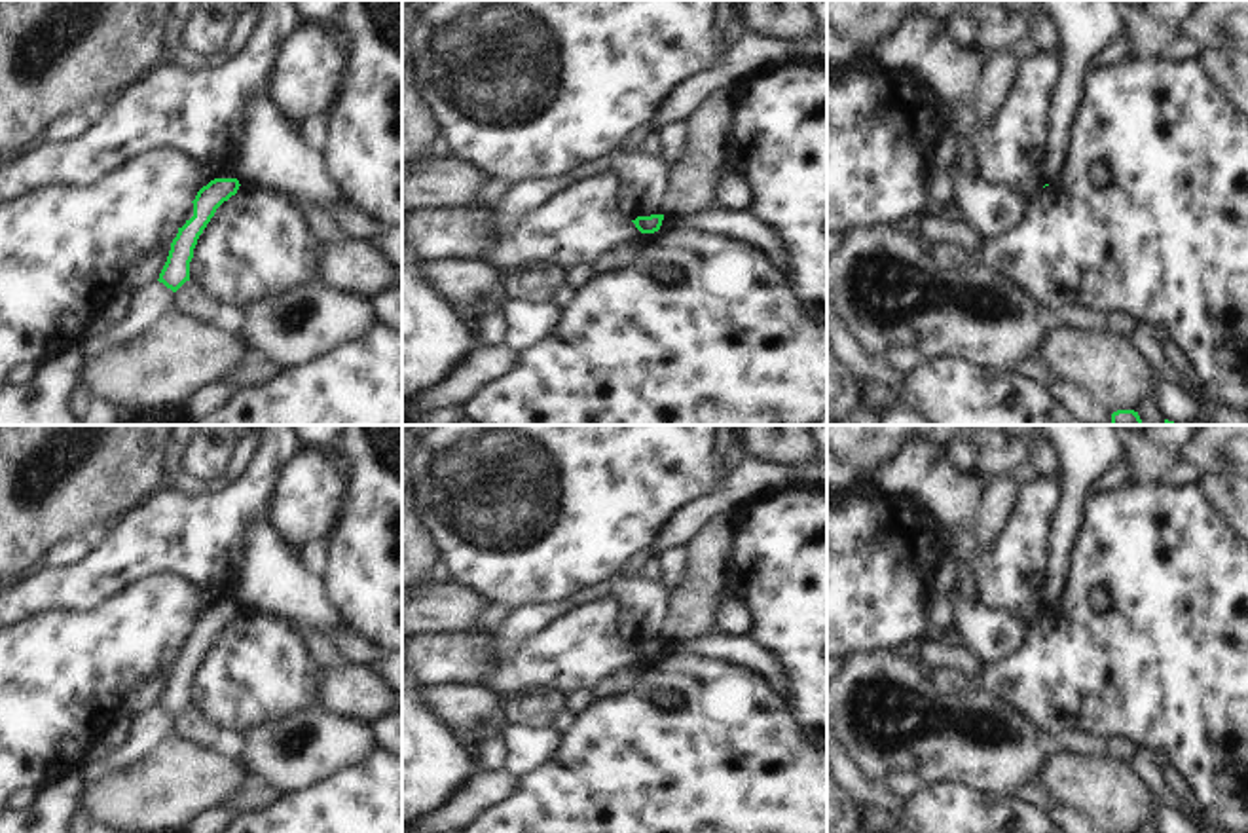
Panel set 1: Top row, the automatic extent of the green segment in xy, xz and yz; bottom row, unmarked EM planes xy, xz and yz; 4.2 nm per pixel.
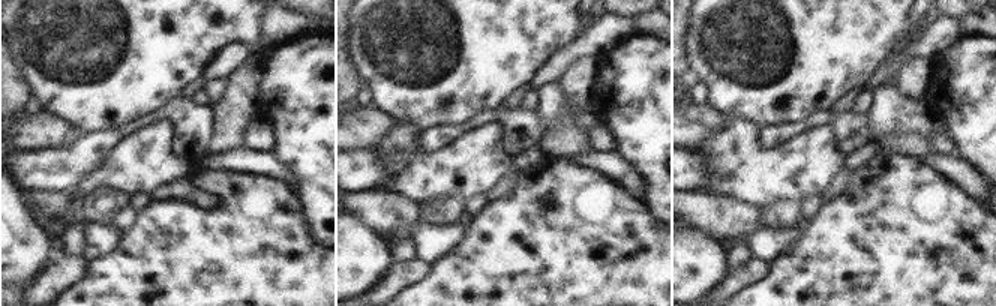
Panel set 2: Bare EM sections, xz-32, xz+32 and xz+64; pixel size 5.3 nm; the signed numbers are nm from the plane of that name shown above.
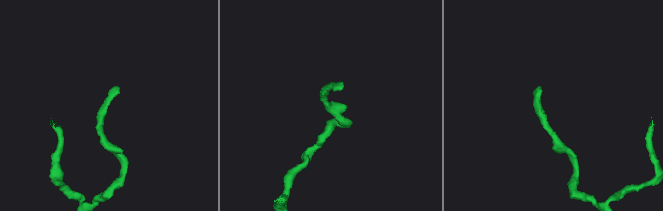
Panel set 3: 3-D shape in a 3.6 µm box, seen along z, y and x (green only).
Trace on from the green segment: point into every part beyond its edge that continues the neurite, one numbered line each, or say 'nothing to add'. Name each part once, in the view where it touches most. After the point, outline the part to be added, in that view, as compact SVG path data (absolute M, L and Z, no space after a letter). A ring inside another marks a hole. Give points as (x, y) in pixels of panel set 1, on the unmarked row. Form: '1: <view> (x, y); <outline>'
nothing to add

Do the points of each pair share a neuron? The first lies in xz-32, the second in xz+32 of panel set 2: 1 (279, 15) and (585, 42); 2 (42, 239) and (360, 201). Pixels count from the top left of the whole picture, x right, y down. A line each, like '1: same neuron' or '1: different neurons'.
1: same neuron
2: different neurons

